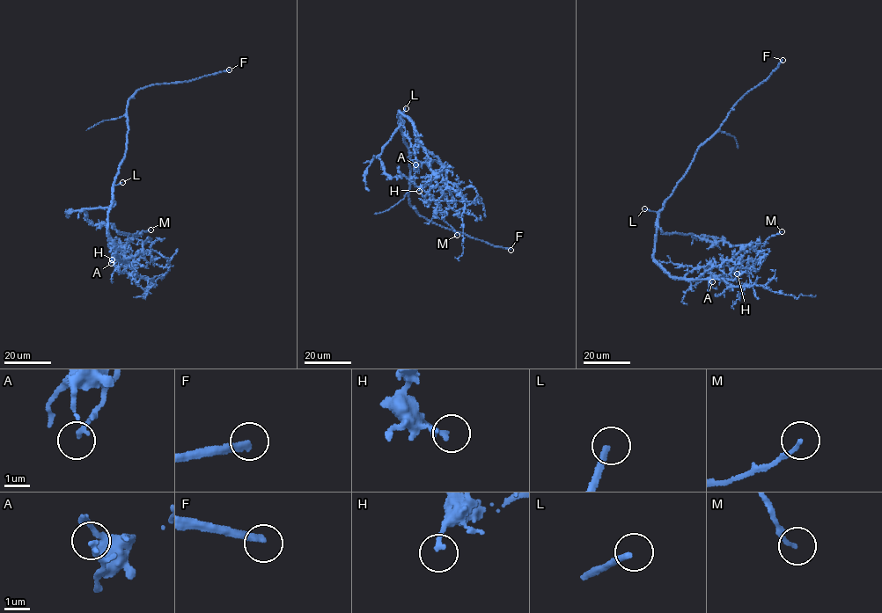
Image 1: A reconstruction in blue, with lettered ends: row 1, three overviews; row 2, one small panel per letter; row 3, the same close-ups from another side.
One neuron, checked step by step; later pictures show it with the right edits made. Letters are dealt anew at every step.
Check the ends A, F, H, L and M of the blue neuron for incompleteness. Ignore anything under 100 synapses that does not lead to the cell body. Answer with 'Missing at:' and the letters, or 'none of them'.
Missing at: F, L

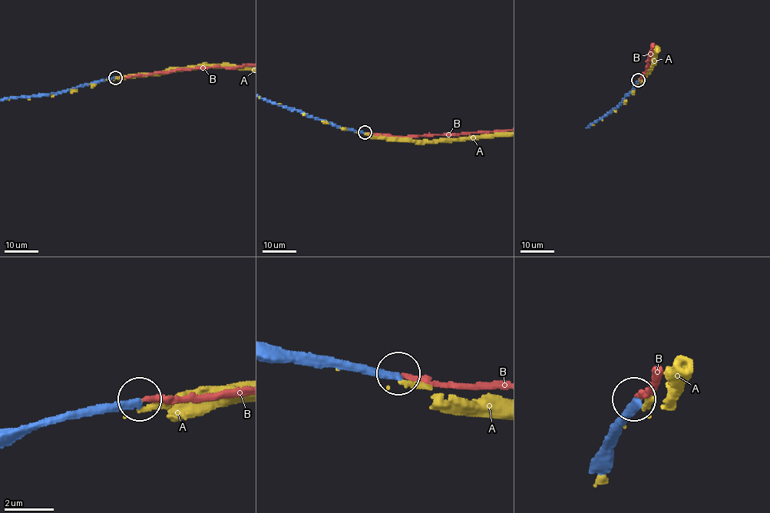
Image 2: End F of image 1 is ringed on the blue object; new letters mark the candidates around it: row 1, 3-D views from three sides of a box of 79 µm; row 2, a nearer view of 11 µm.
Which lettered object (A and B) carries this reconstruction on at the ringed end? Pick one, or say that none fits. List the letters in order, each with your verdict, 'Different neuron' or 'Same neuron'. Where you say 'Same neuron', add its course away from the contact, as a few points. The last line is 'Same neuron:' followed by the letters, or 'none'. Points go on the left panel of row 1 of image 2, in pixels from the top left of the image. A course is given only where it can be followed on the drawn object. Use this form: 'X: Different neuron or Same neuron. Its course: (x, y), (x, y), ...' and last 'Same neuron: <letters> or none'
A: Different neuron
B: Same neuron
Same neuron: B

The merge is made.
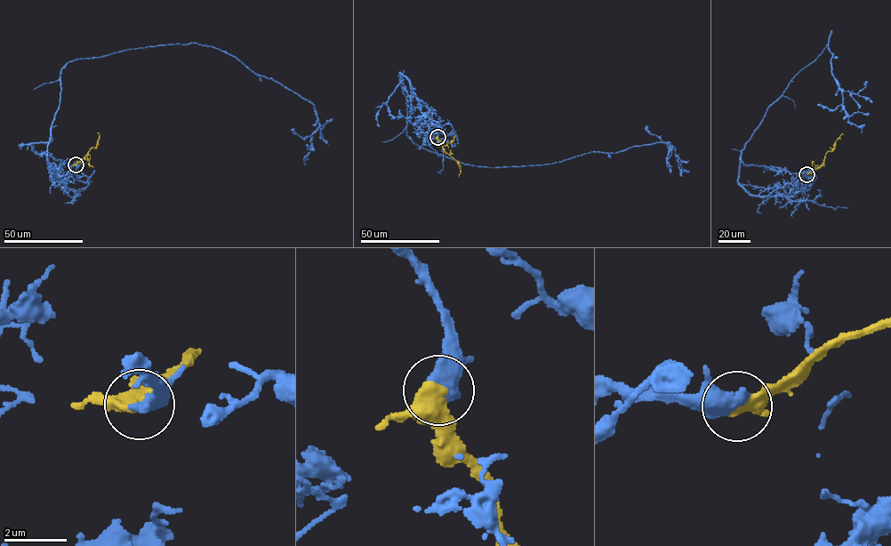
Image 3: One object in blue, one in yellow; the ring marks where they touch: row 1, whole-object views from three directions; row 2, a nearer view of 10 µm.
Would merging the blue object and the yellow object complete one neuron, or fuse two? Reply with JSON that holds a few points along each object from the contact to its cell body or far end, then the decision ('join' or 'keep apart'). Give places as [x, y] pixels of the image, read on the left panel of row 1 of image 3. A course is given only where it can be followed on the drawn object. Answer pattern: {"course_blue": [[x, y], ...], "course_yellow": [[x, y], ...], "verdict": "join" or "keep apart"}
{"course_blue": [[76, 164], [58, 178], [47, 158], [61, 69], [191, 43], [309, 101], [320, 126], [309, 159]], "course_yellow": [[76, 164], [95, 148], [98, 133]], "verdict": "join"}

